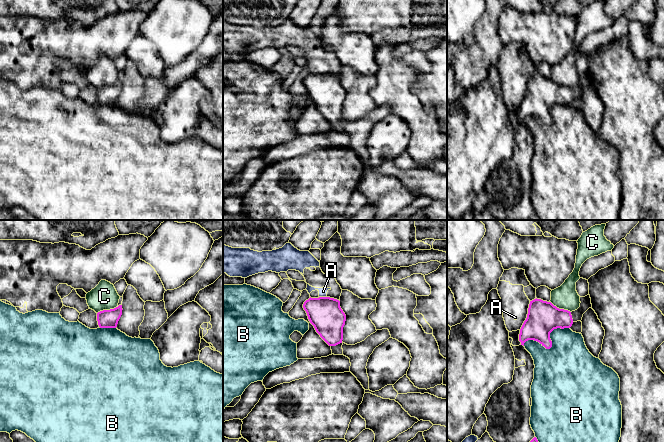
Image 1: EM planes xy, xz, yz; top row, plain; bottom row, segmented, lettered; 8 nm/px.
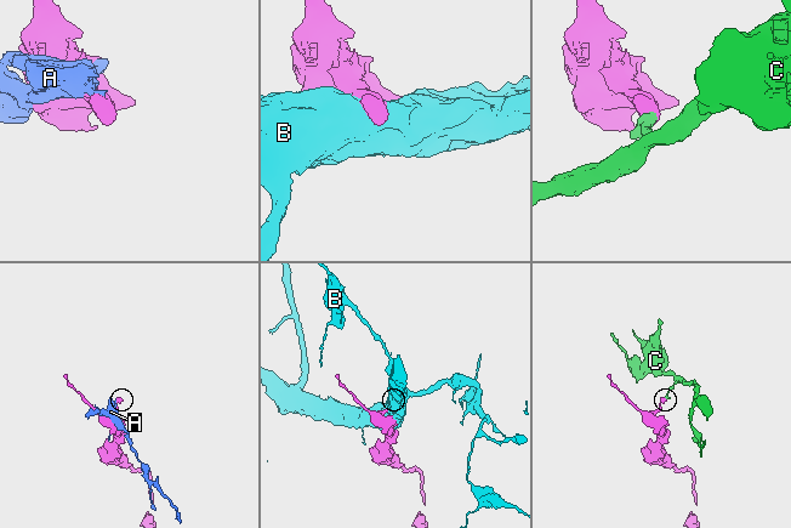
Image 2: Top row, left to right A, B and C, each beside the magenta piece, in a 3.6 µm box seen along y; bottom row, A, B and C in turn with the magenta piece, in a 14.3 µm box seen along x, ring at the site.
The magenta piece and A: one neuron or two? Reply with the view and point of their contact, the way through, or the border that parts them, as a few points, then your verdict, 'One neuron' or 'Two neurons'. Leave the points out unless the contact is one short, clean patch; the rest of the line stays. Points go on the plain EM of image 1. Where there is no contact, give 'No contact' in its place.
Touches magenta at xz (323, 73). Two neurons

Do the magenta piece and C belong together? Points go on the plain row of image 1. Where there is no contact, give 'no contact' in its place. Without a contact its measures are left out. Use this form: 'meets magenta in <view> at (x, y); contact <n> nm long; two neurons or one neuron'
meets magenta in yz at (560, 85); contact 190 nm long; two neurons

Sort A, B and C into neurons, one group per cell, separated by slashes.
A / B / C

